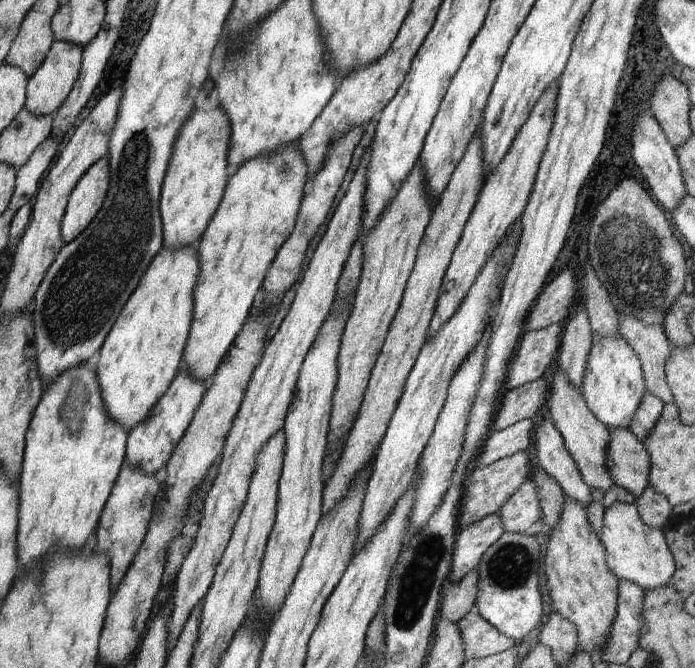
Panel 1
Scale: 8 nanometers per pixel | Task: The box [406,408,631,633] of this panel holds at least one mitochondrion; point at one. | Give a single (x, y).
(511, 565)

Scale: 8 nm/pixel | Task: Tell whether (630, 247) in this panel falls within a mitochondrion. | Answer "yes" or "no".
yes

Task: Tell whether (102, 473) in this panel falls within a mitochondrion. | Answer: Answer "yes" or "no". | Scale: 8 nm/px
no

